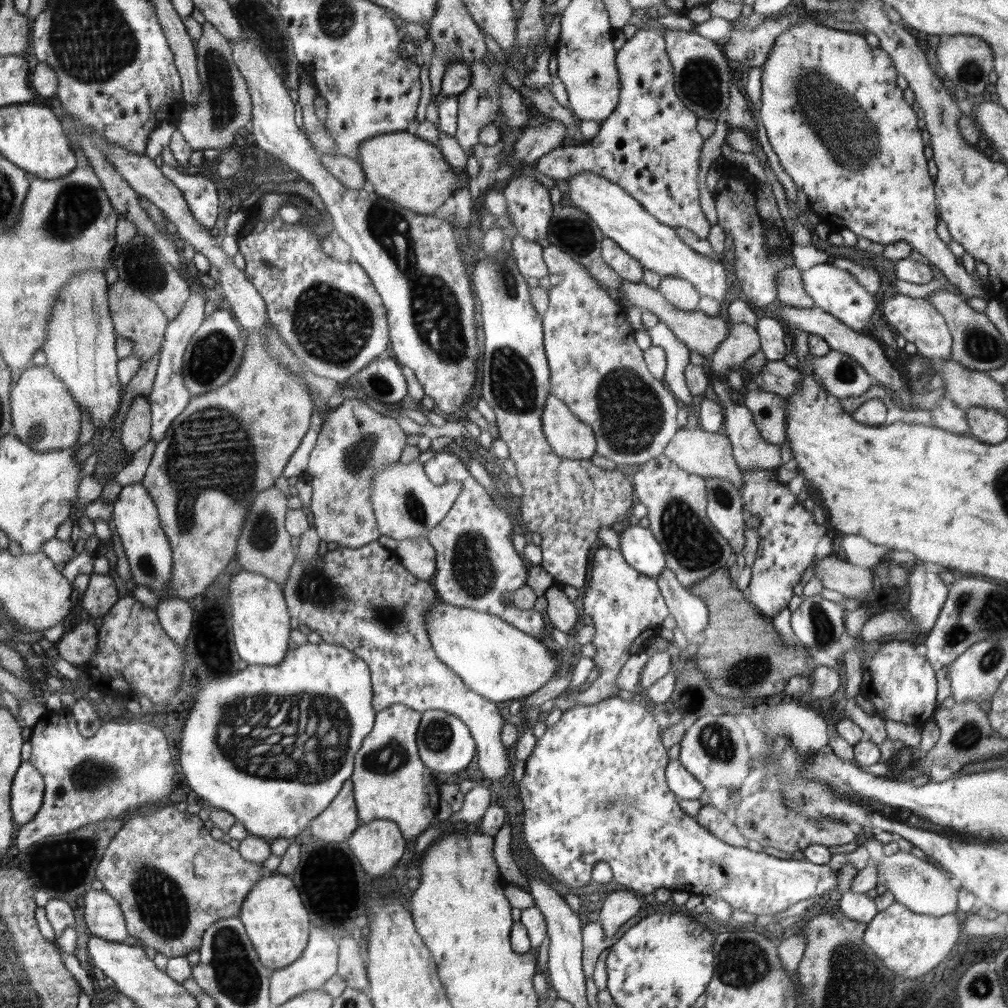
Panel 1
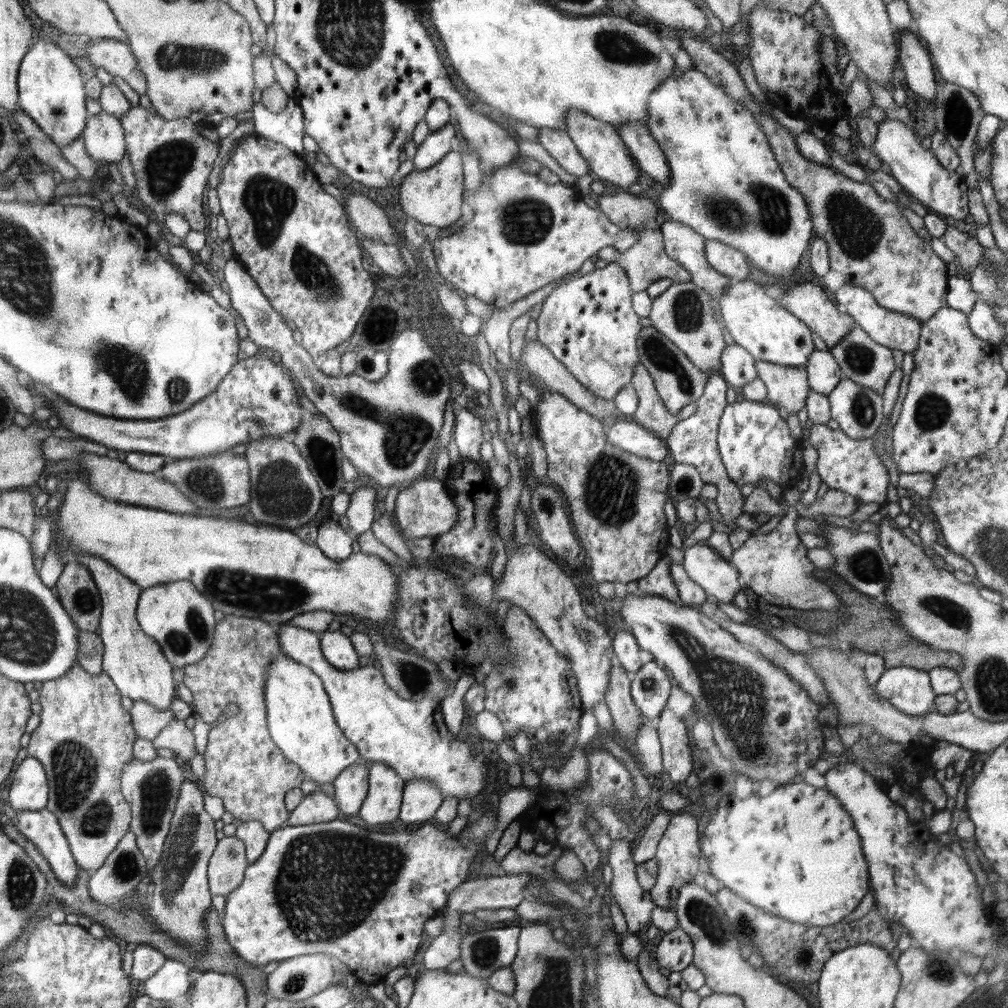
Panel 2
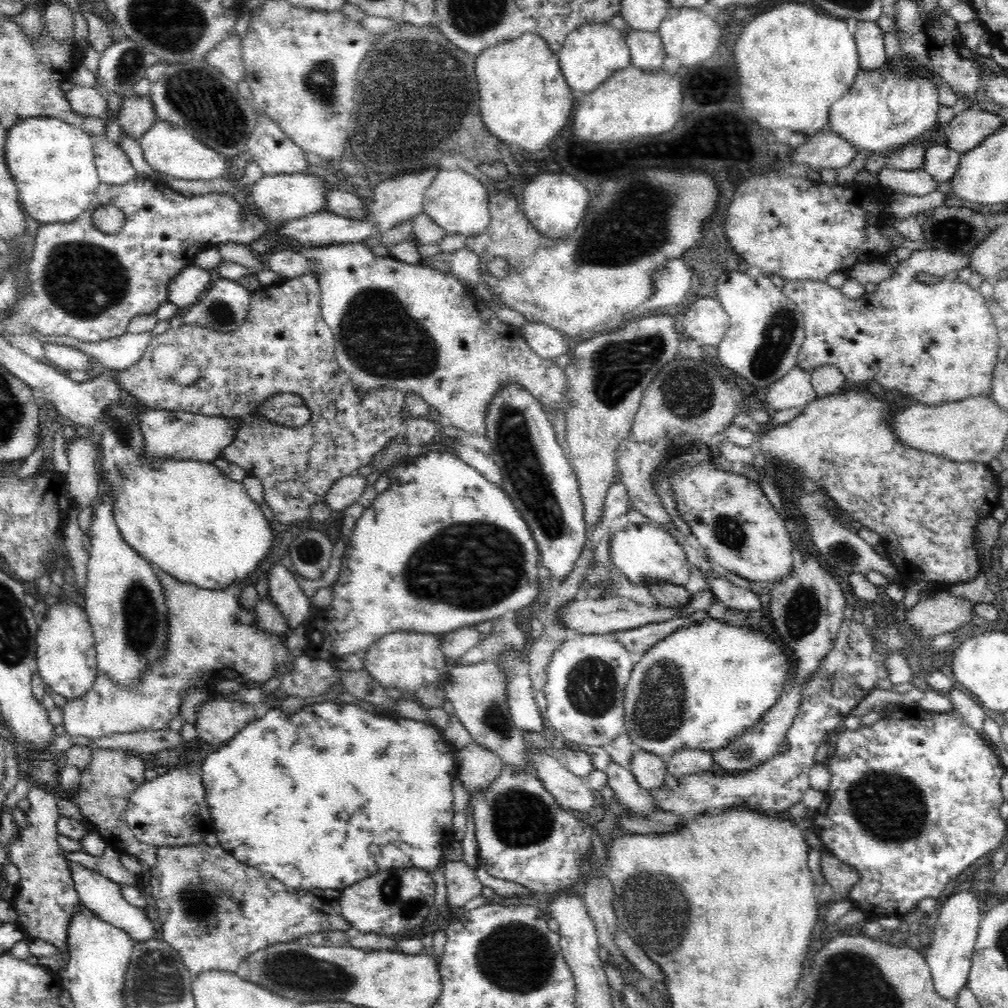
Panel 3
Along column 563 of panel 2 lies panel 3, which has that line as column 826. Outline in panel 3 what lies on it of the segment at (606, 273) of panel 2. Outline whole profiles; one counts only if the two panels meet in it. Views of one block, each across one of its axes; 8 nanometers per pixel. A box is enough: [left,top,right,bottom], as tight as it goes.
[781,249,1000,406]

